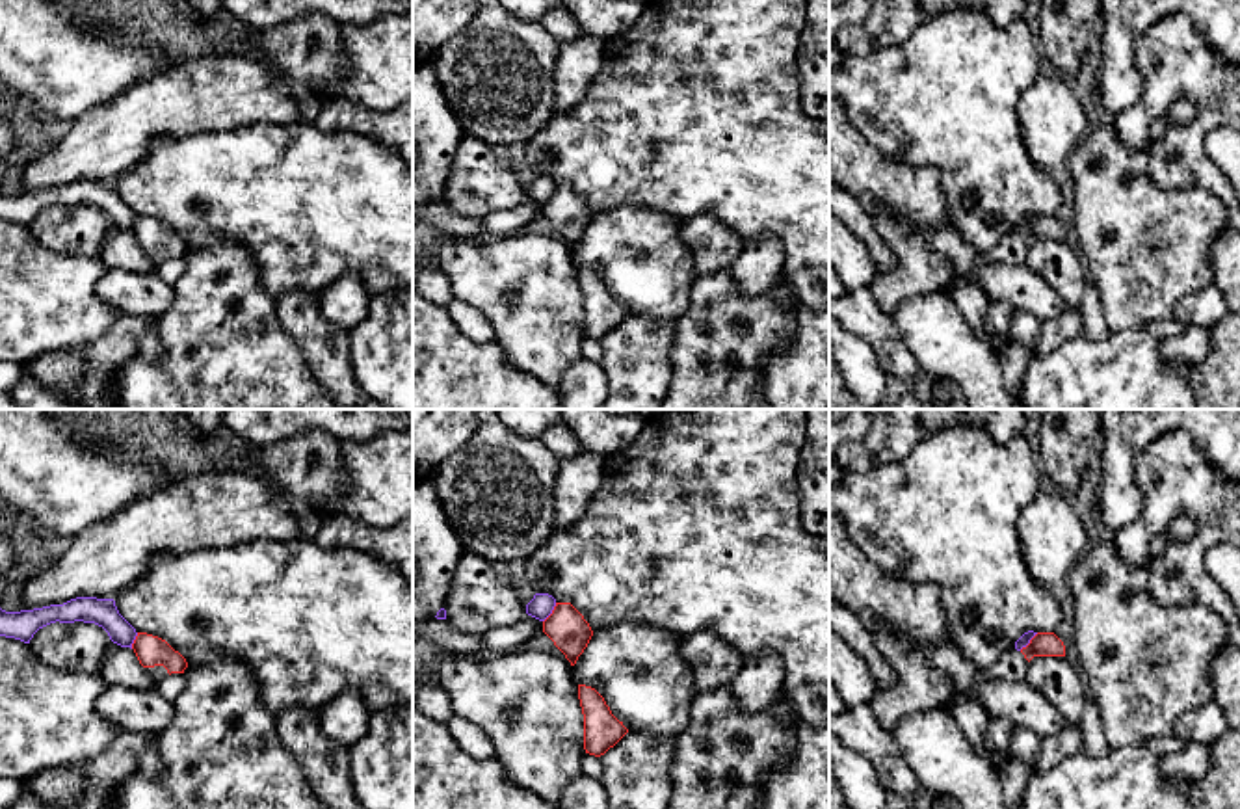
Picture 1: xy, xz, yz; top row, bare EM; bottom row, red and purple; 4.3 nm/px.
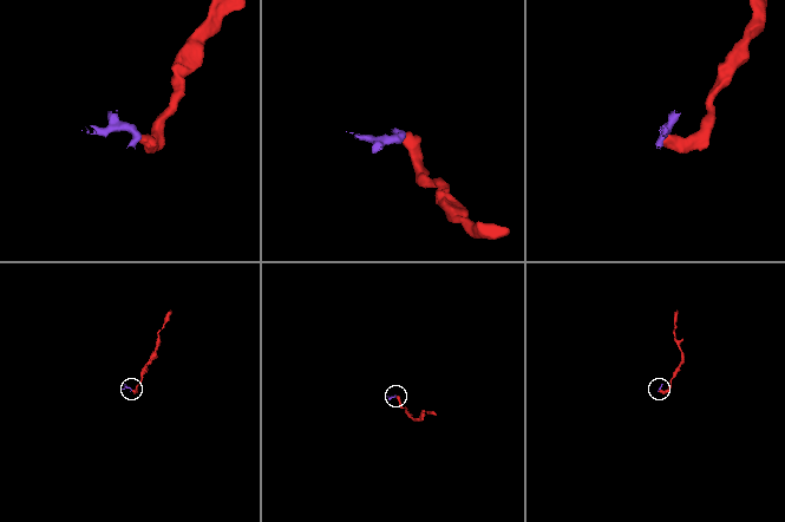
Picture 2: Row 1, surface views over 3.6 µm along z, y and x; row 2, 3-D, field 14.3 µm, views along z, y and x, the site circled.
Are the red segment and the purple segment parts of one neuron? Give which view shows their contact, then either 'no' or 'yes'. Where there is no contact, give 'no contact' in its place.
meets red in yz; no

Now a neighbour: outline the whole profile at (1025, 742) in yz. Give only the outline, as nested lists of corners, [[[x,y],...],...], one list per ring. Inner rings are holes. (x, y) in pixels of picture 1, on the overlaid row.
[[[1011,723],[1009,749],[1011,755],[1019,755],[1024,761],[1030,776],[1036,774],[1037,753],[1041,749],[1041,736],[1037,733],[1028,727]]]

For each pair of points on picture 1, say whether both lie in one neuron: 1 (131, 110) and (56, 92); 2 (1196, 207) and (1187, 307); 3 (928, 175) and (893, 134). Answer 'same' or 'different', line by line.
1: different
2: different
3: different

